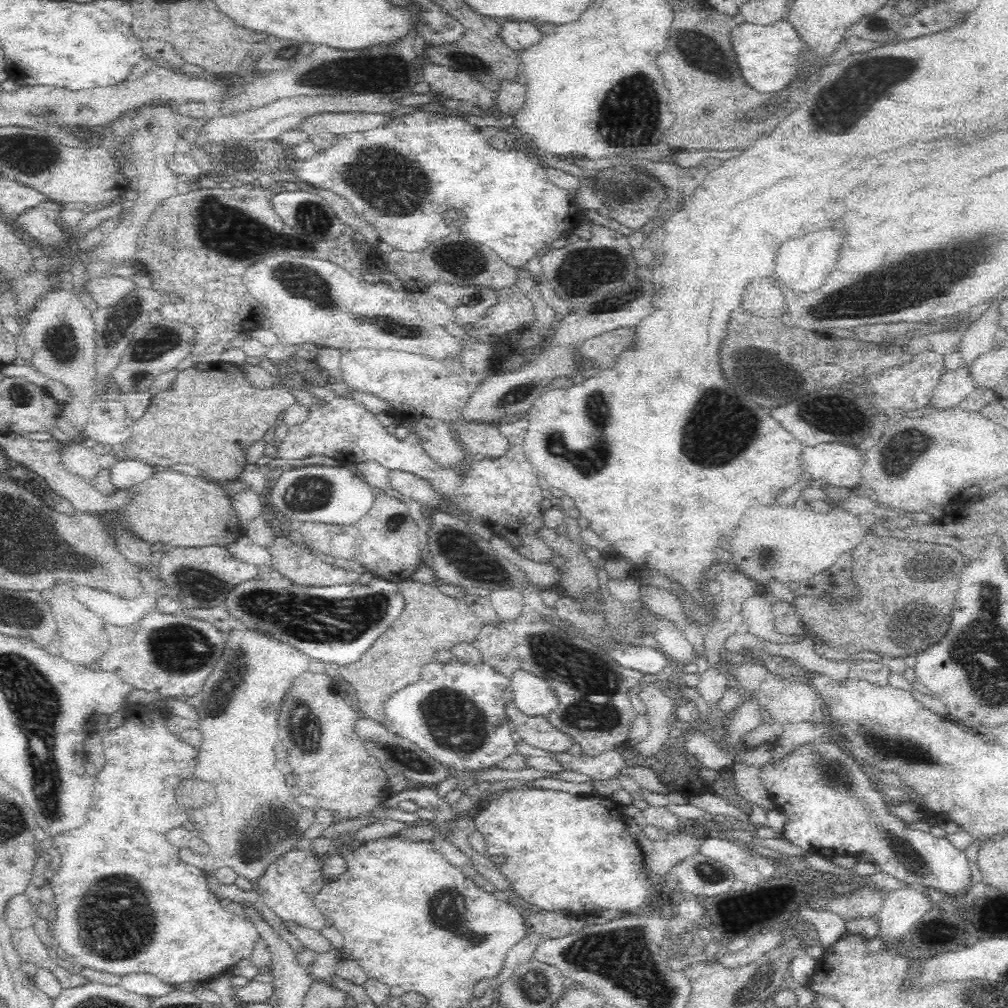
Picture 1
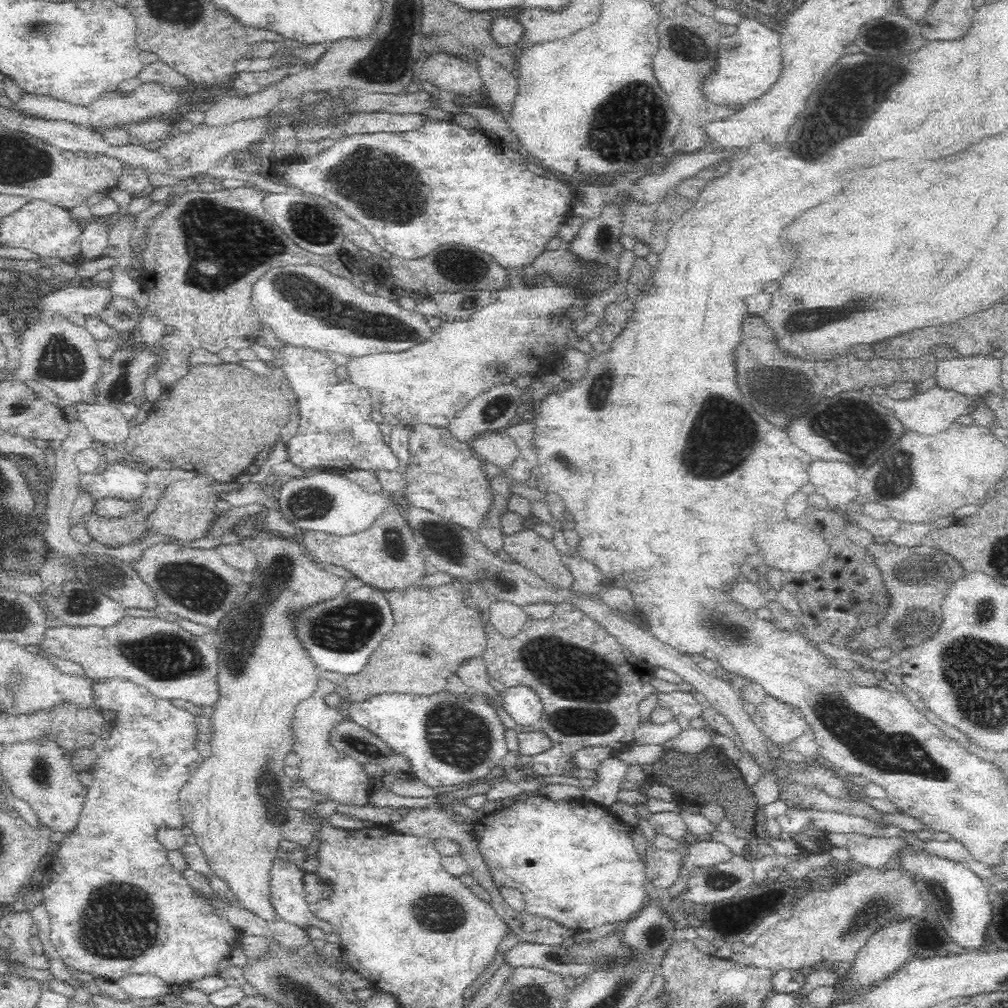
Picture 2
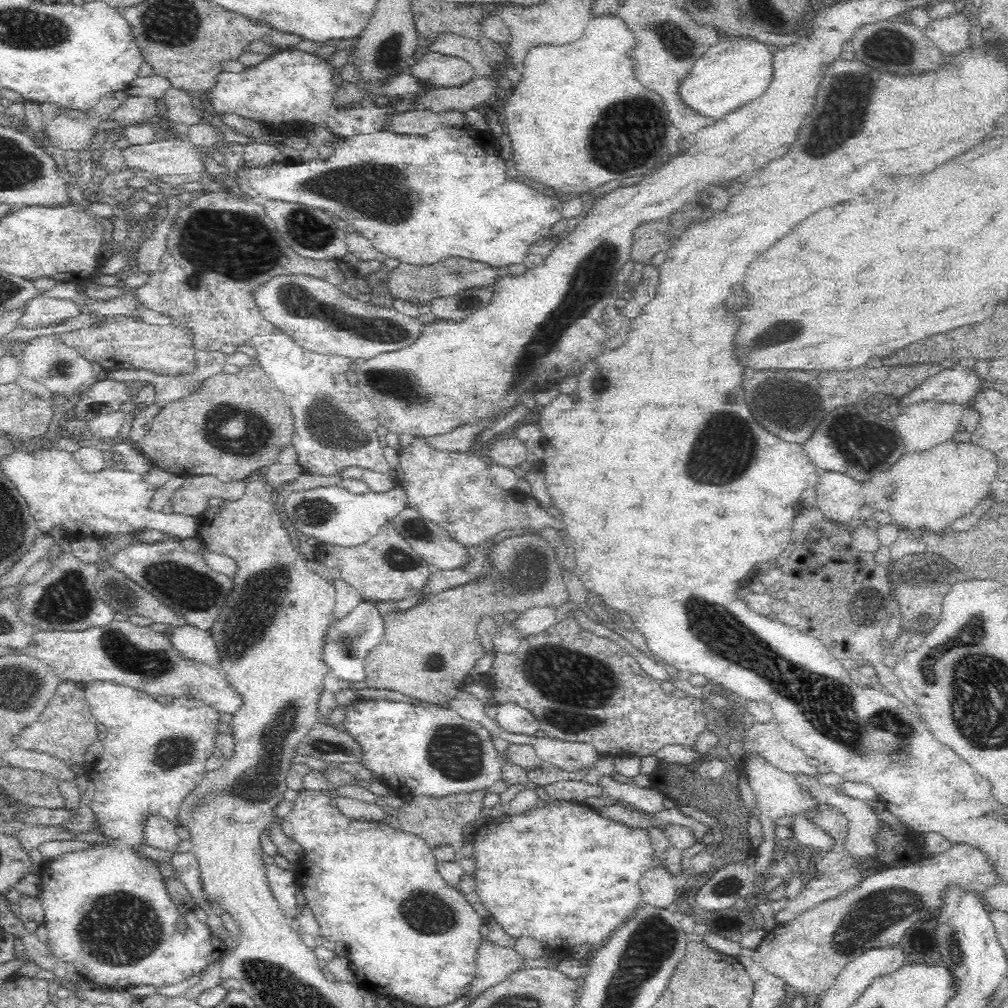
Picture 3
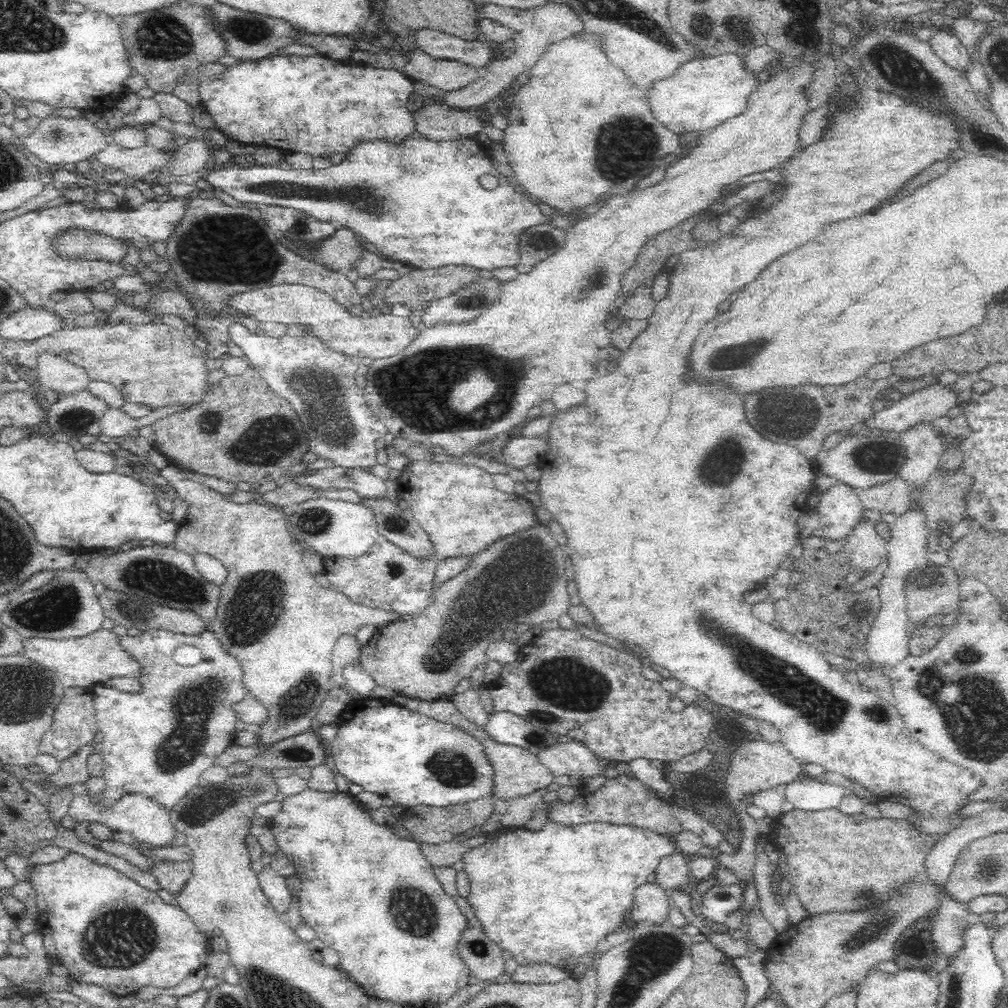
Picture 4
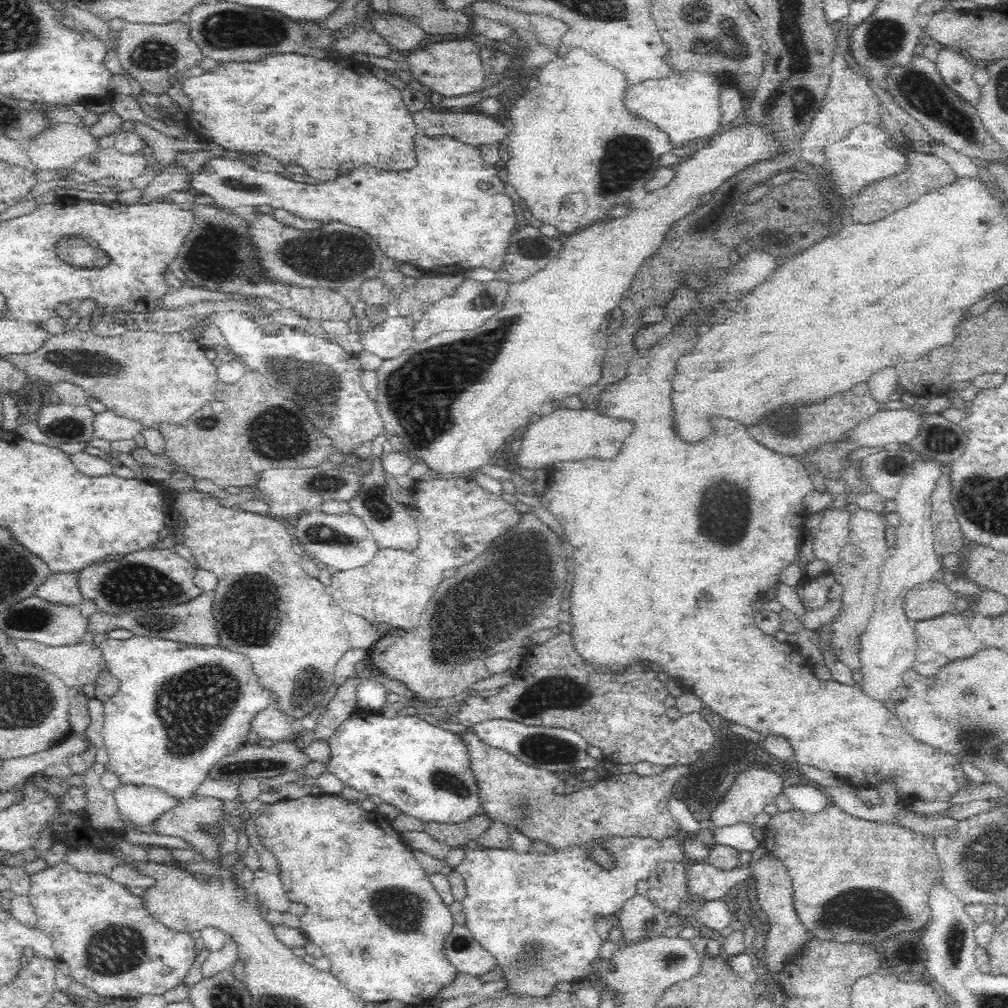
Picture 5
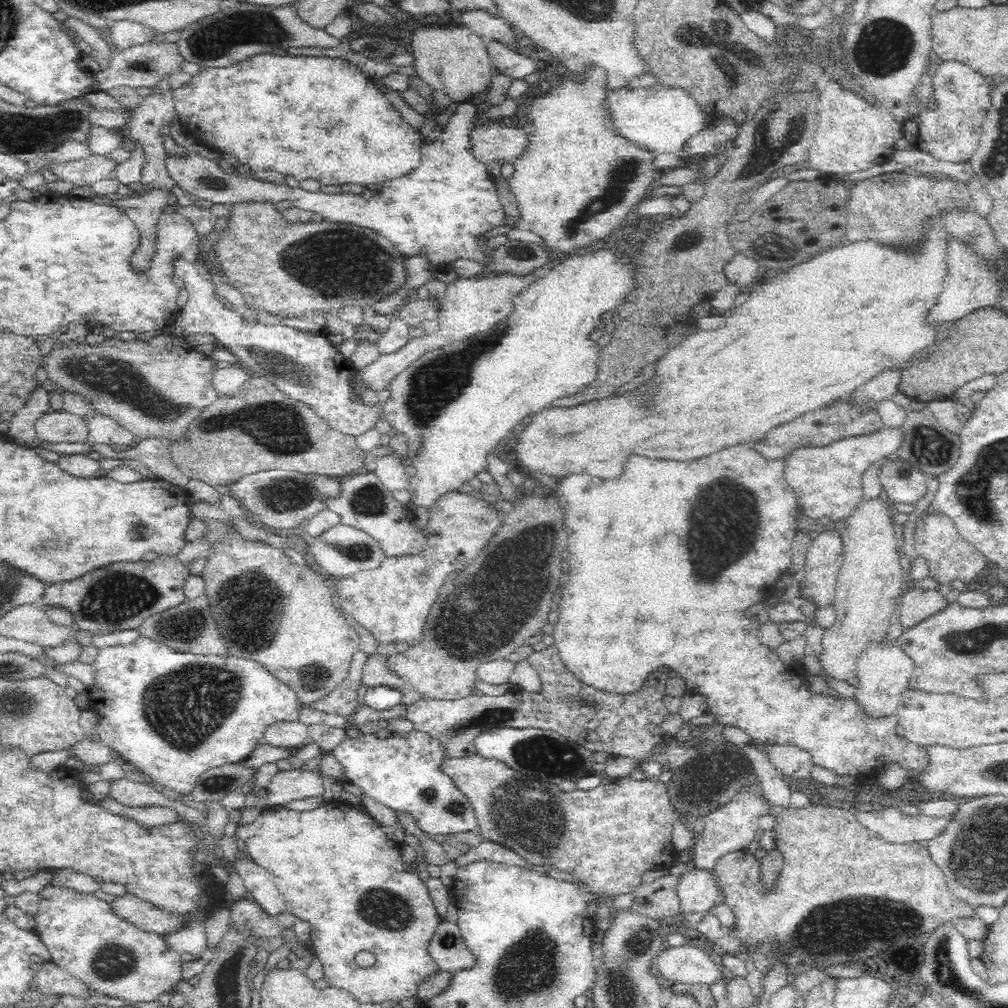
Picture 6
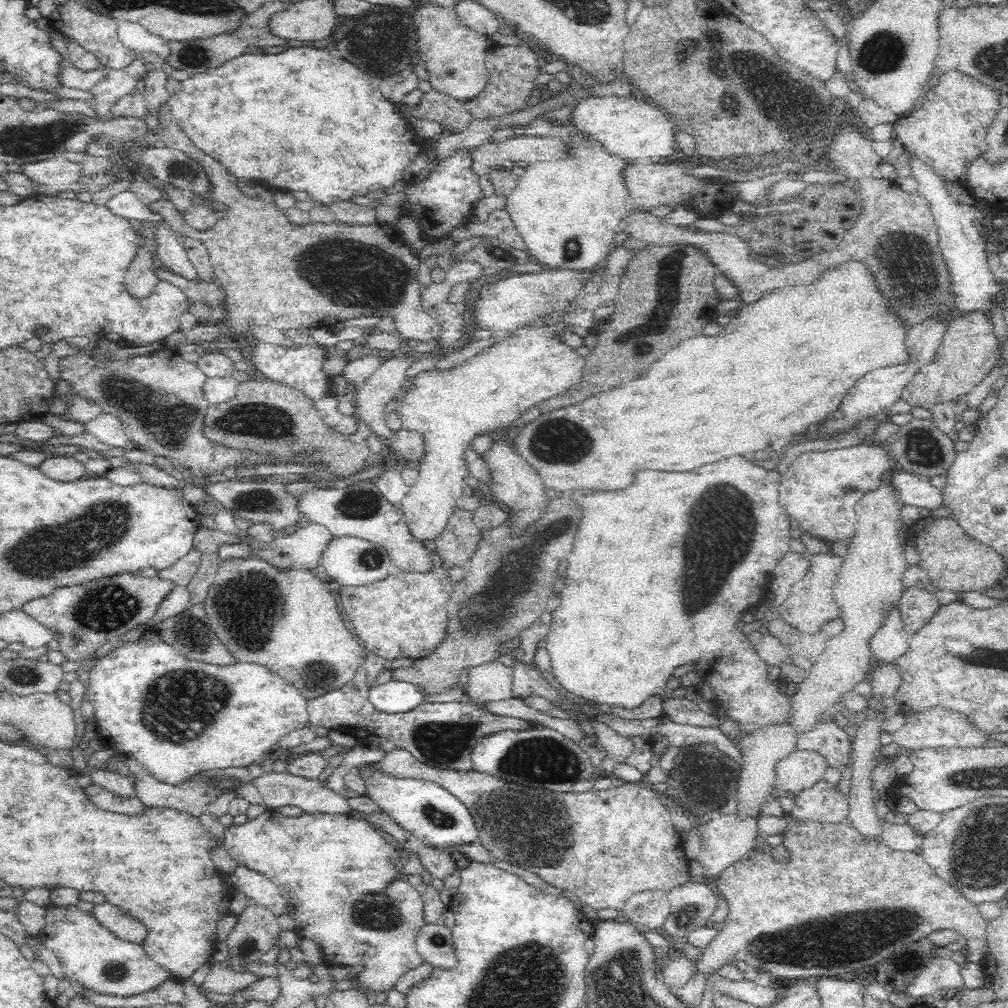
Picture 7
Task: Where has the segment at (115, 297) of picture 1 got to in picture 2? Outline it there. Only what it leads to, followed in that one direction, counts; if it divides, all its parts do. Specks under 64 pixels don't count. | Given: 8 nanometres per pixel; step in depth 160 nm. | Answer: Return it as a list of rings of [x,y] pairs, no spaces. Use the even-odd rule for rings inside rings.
[[[59,285],[58,290],[53,290],[42,297],[38,303],[39,312],[81,313],[84,316],[98,315],[108,306],[114,294],[111,287],[106,286],[69,286]]]

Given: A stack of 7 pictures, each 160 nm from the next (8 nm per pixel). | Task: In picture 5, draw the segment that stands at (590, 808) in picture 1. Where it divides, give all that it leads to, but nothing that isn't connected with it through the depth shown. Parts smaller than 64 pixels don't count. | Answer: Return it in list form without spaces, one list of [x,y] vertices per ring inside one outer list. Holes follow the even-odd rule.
[[[640,835],[604,836],[604,838],[598,838],[598,840],[584,842],[584,844],[574,844],[574,846],[568,846],[568,848],[550,848],[546,854],[532,852],[532,849],[530,852],[518,852],[513,847],[472,850],[466,854],[464,860],[456,866],[455,870],[463,876],[466,885],[466,896],[461,902],[466,915],[466,926],[485,951],[490,952],[496,958],[497,965],[502,970],[502,979],[508,983],[508,988],[504,992],[526,994],[527,996],[548,996],[561,982],[580,982],[580,980],[593,974],[593,961],[598,958],[603,942],[598,932],[596,932],[597,920],[613,919],[624,906],[625,900],[632,898],[638,892],[636,884],[640,880],[647,879],[650,876],[651,870],[660,861],[686,861],[684,851],[681,849],[681,842],[676,840],[674,836],[663,839],[642,838]],[[594,846],[604,848],[613,859],[613,865],[608,870],[606,870],[604,865],[600,866],[600,863],[590,858],[592,856],[590,850]]]

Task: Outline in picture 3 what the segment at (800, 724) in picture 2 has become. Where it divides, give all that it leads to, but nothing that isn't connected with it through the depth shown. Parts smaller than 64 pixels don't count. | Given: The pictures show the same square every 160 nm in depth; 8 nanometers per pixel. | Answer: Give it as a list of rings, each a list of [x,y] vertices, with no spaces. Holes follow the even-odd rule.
[[[774,716],[763,724],[755,720],[743,732],[741,742],[744,754],[748,751],[760,751],[766,761],[788,773],[796,771],[811,774],[819,767],[808,760],[804,749],[794,745],[784,737],[784,733]]]

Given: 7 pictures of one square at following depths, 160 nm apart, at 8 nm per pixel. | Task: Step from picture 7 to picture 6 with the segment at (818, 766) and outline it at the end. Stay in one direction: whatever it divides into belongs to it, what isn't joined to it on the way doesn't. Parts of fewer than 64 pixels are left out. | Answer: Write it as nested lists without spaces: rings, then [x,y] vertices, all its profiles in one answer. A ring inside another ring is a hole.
[[[773,744],[765,746],[764,751],[776,770],[786,780],[810,776],[814,764],[805,750],[794,745]]]

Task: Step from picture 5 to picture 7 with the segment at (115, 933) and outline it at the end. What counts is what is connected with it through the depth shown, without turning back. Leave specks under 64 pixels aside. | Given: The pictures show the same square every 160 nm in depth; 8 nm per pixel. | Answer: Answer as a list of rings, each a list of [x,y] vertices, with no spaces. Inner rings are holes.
[[[50,904],[45,910],[43,943],[58,957],[66,977],[87,990],[122,998],[134,997],[150,993],[174,977],[170,969],[162,967],[147,954],[144,944],[114,935],[97,920],[94,911],[86,912],[72,904]]]

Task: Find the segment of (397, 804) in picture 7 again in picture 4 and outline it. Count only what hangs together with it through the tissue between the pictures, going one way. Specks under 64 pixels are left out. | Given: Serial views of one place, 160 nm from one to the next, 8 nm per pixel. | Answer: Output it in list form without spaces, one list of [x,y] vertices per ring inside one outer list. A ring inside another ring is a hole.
[[[370,696],[352,700],[338,717],[336,726],[339,730],[330,743],[330,763],[335,771],[346,777],[350,783],[362,786],[363,790],[388,797],[403,807],[469,803],[472,799],[492,793],[494,766],[486,752],[486,745],[478,737],[454,724],[447,724]]]

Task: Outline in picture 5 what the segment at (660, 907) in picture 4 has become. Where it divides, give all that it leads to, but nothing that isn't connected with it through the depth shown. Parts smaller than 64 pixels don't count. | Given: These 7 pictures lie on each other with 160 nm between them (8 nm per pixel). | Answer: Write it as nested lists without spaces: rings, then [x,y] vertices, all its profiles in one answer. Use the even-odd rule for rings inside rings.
[[[637,893],[625,900],[621,910],[618,928],[623,932],[622,947],[662,936],[673,920],[673,916],[665,913],[660,905],[652,903],[646,895]]]

